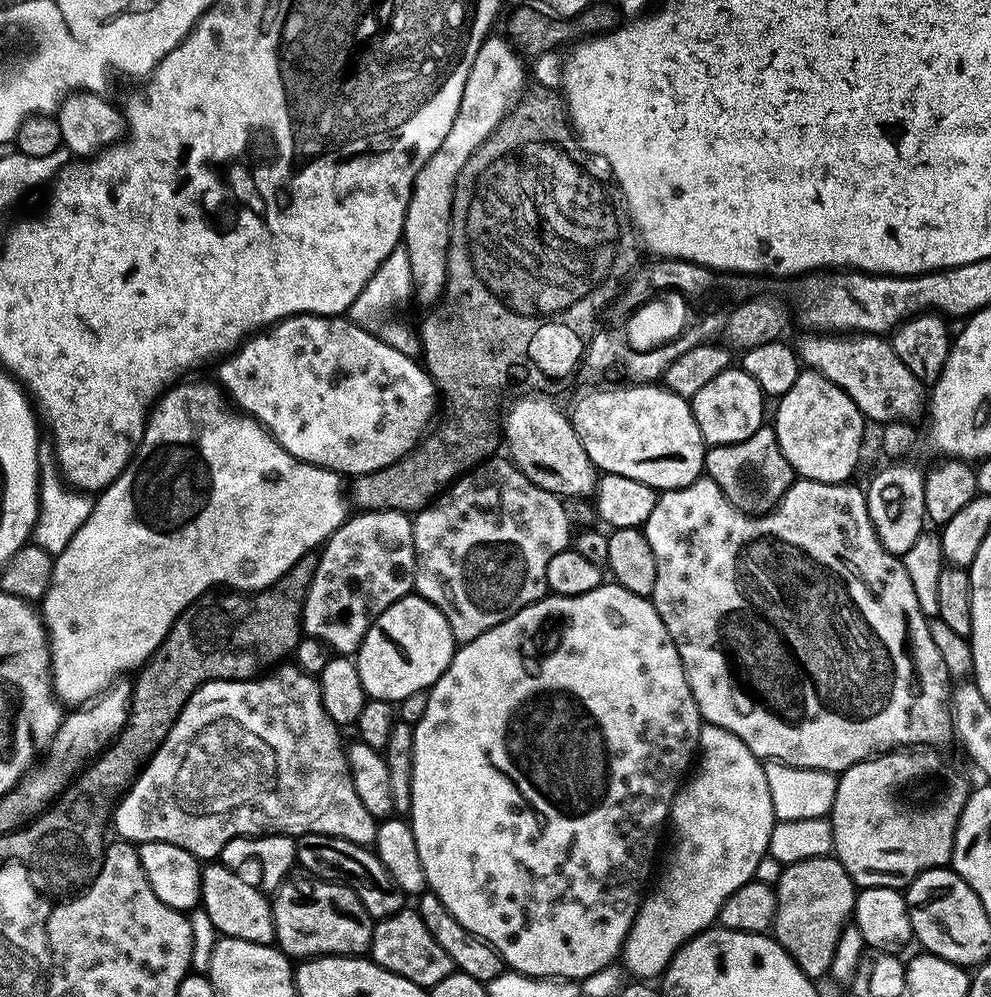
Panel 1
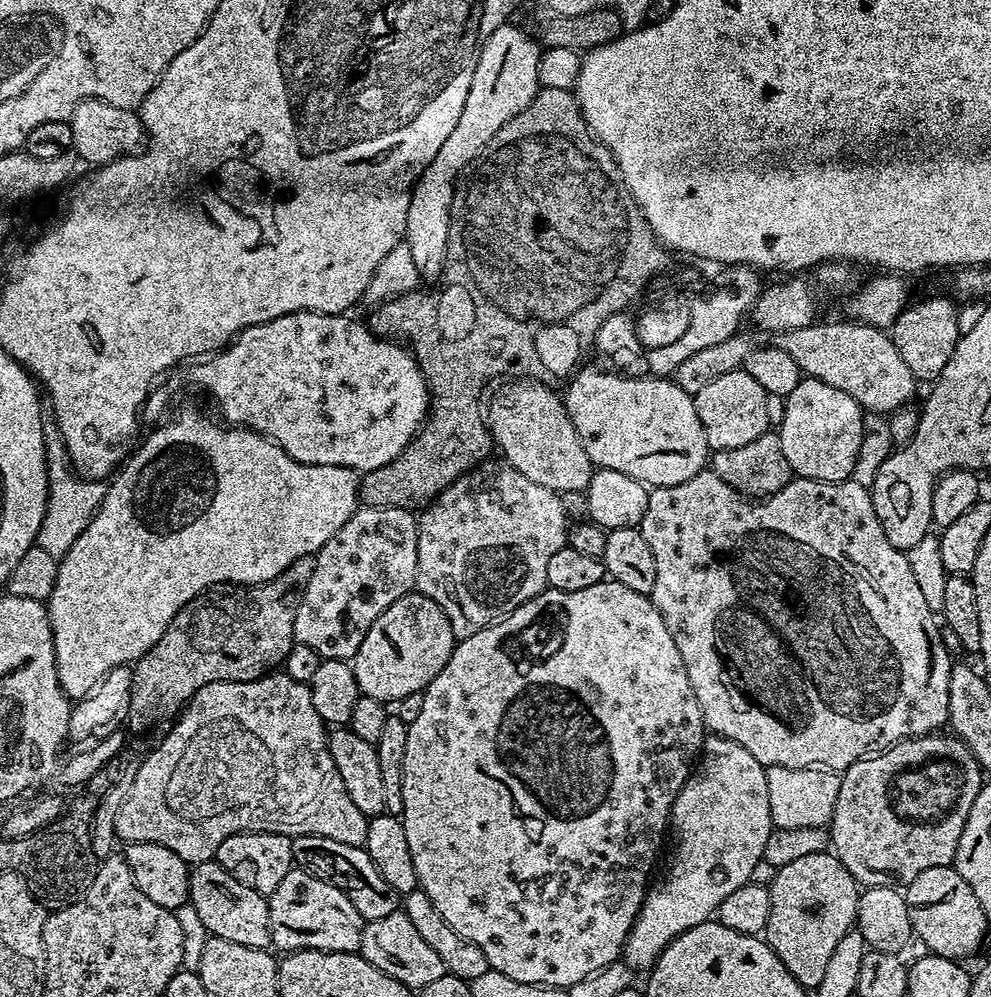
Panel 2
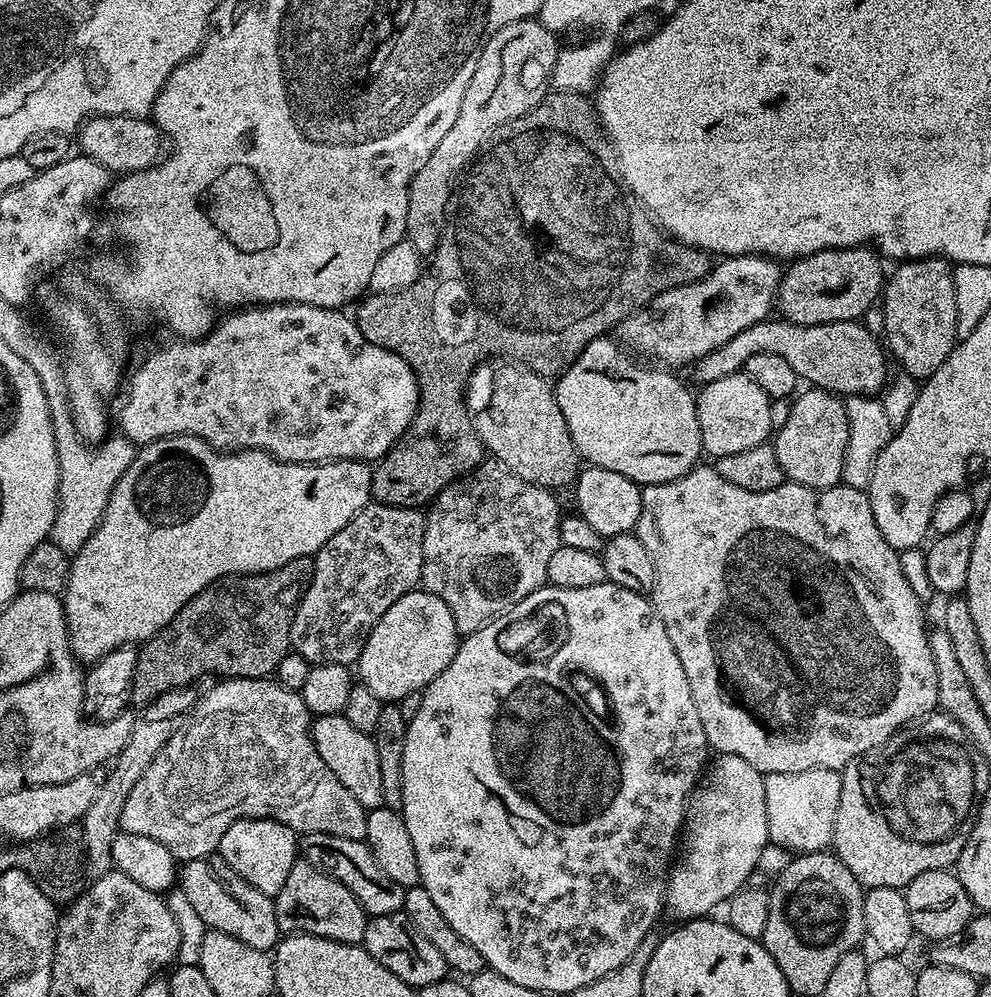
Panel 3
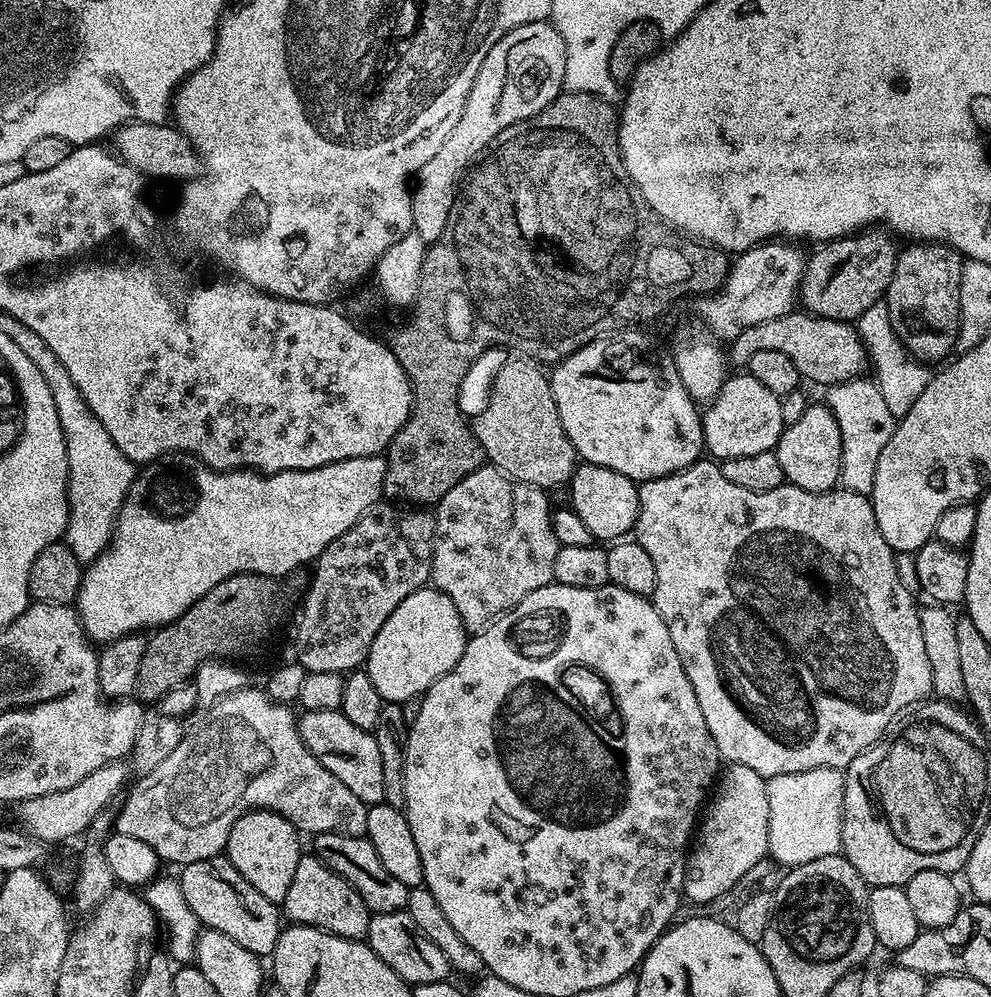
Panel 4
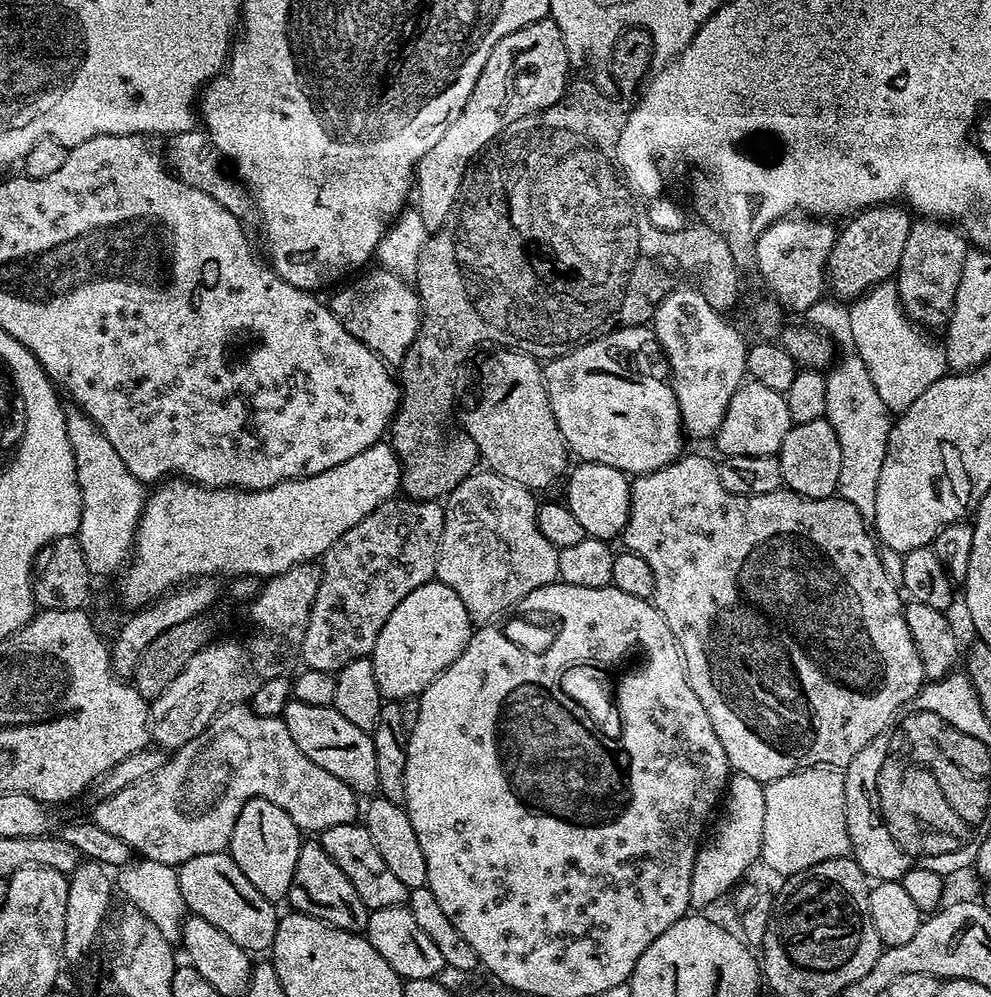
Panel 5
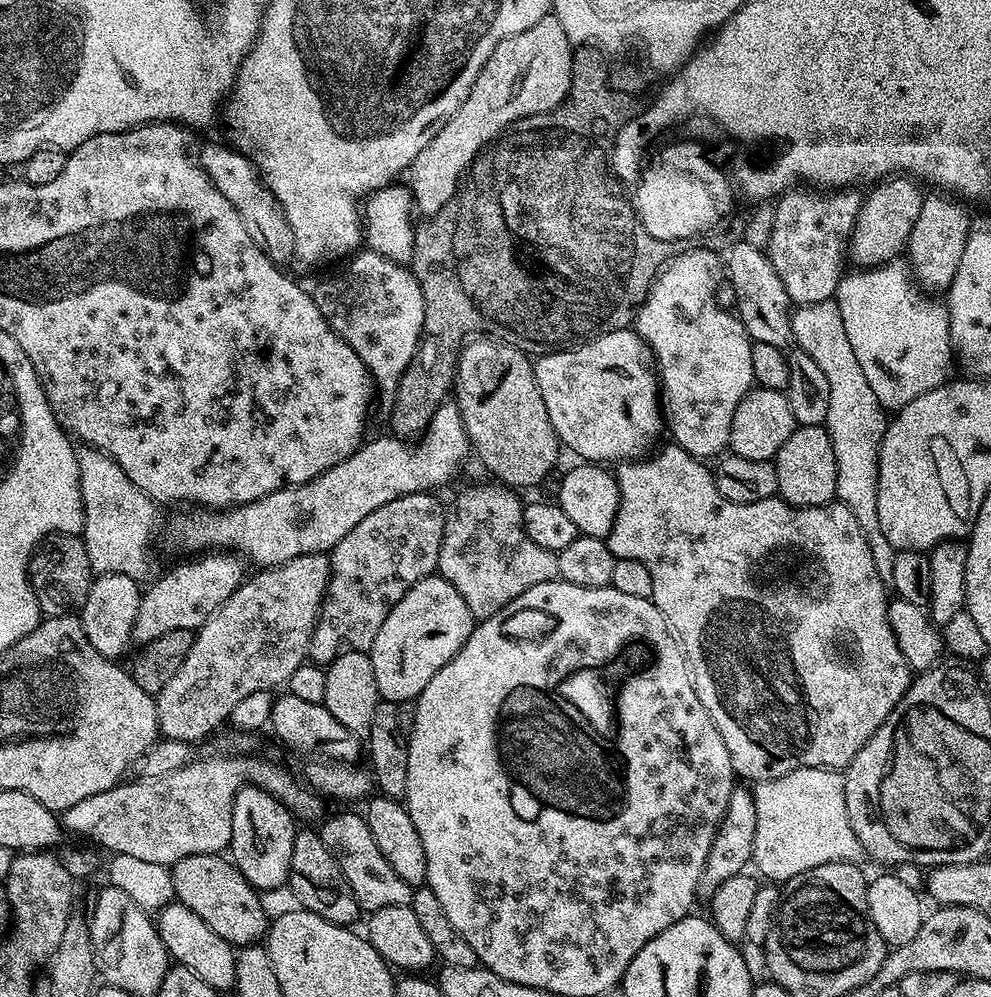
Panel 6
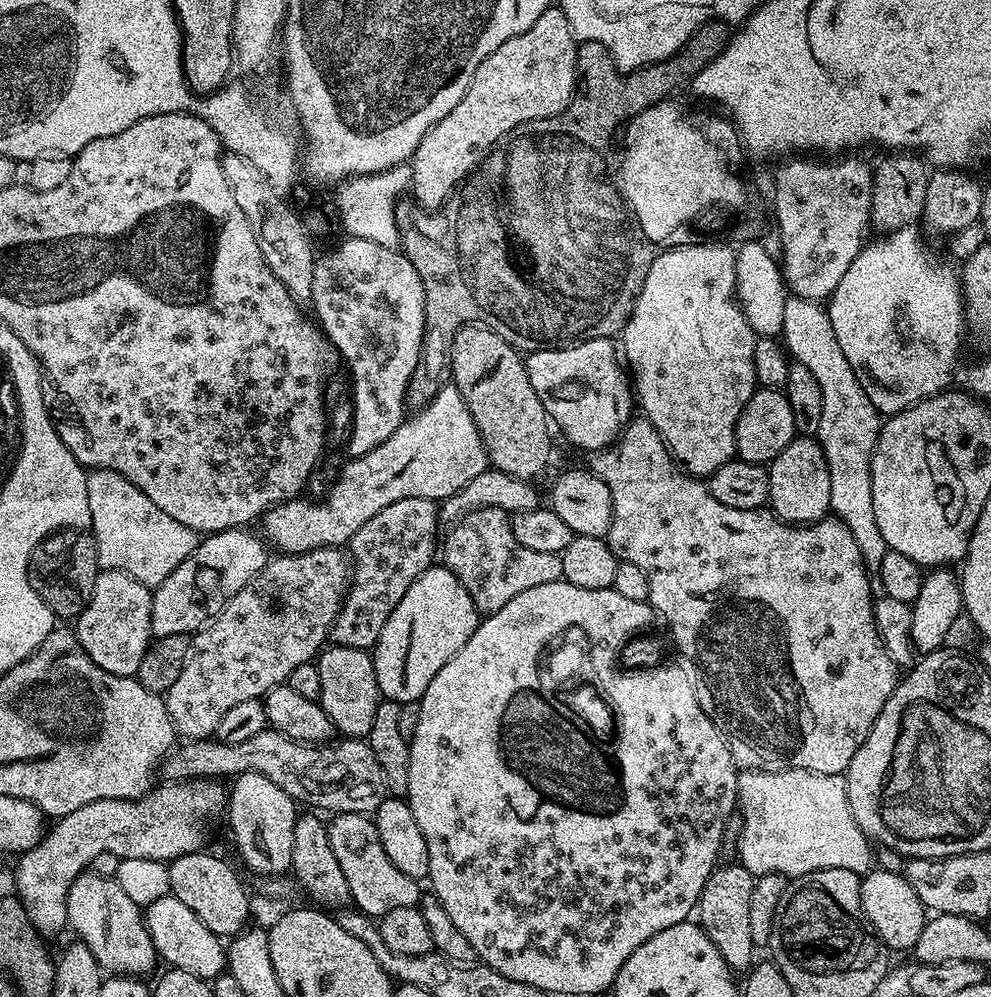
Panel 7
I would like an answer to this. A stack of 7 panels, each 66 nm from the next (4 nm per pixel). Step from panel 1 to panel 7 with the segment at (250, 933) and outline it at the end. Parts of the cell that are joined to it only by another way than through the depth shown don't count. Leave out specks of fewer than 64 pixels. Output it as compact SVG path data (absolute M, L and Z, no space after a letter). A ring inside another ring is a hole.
M208 850L182 854L168 865L169 890L185 906L190 906L199 920L221 938L231 938L243 932L248 920L248 892L240 876L220 856L211 856Z

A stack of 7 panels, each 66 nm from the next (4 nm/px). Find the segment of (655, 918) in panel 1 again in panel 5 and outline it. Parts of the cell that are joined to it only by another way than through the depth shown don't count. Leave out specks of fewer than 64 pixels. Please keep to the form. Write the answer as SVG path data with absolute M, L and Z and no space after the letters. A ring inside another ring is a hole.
M735 773L729 779L727 789L722 797L722 807L719 809L718 819L715 821L716 829L714 829L714 824L710 835L701 843L696 855L694 874L690 882L690 898L693 909L704 910L707 904L722 899L728 891L729 895L745 879L744 871L752 863L757 863L760 860L762 826L765 822L766 794L764 785L746 774Z

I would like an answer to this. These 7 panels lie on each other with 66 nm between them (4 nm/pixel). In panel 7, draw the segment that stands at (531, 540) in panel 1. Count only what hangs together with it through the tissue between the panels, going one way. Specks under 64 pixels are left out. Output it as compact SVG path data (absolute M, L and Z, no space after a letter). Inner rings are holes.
M479 508L451 525L448 537L442 540L442 564L449 568L466 586L466 594L474 598L474 606L481 614L497 612L510 602L510 598L518 598L522 590L534 590L534 586L546 586L546 582L558 582L562 579L562 562L554 554L537 554L534 550L526 550L526 546L514 538L514 530L509 513L501 508Z

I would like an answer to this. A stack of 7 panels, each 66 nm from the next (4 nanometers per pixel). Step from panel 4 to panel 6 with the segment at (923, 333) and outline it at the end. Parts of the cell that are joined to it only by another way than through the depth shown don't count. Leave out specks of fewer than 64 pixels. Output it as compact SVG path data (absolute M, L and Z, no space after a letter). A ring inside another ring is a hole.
M925 195L922 210L918 210L918 222L914 222L914 230L910 230L906 249L906 257L908 256L906 264L911 275L929 293L944 294L947 293L954 280L958 262L961 261L962 252L966 249L970 226L968 226L968 212L960 205L963 203L955 195L936 195L940 196Z

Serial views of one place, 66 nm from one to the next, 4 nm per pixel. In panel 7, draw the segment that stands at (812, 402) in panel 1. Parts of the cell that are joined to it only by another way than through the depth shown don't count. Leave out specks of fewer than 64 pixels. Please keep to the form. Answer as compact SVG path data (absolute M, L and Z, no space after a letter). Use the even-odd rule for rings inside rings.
M797 435L795 440L767 465L770 478L770 511L786 524L815 524L830 512L830 470L819 439Z

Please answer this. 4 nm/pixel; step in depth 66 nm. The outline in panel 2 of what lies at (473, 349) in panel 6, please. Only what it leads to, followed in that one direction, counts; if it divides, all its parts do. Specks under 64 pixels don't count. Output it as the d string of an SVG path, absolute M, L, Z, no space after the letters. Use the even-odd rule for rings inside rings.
M535 382L513 384L516 385L506 389L497 398L496 405L492 408L492 416L490 412L490 431L499 455L512 464L514 470L526 474L526 478L530 478L530 482L538 482L538 486L546 486L546 490L557 494L565 494L564 492L583 493L592 477L594 465L574 430L565 401L561 397L559 400L555 396L557 393L553 389L547 388L545 384Z

